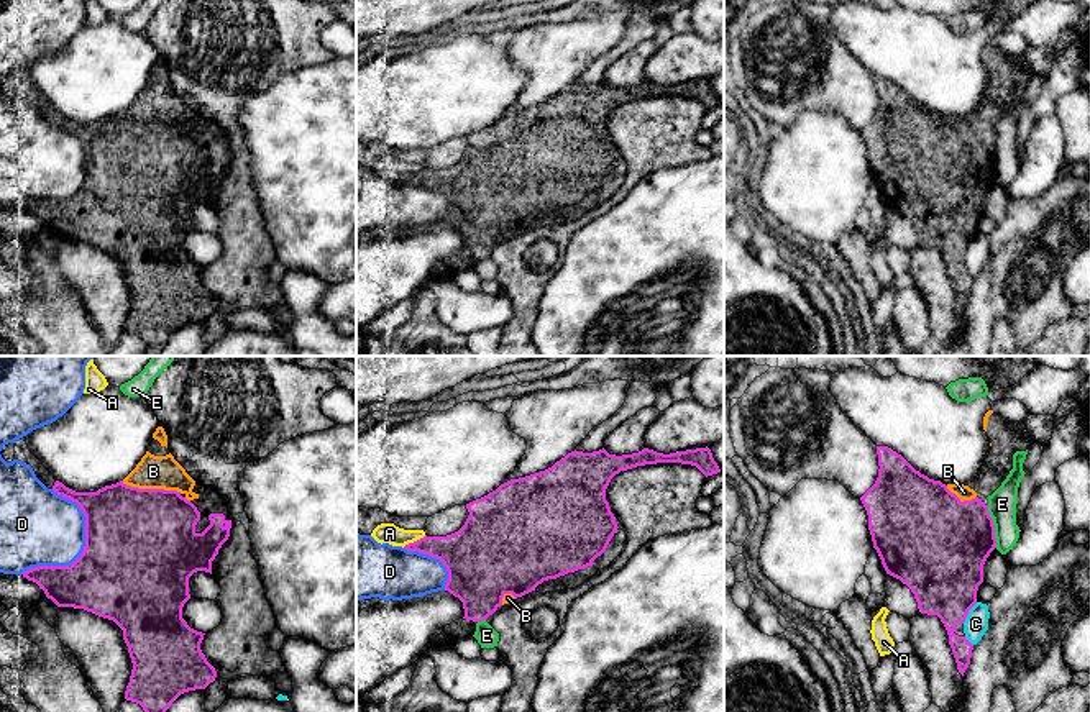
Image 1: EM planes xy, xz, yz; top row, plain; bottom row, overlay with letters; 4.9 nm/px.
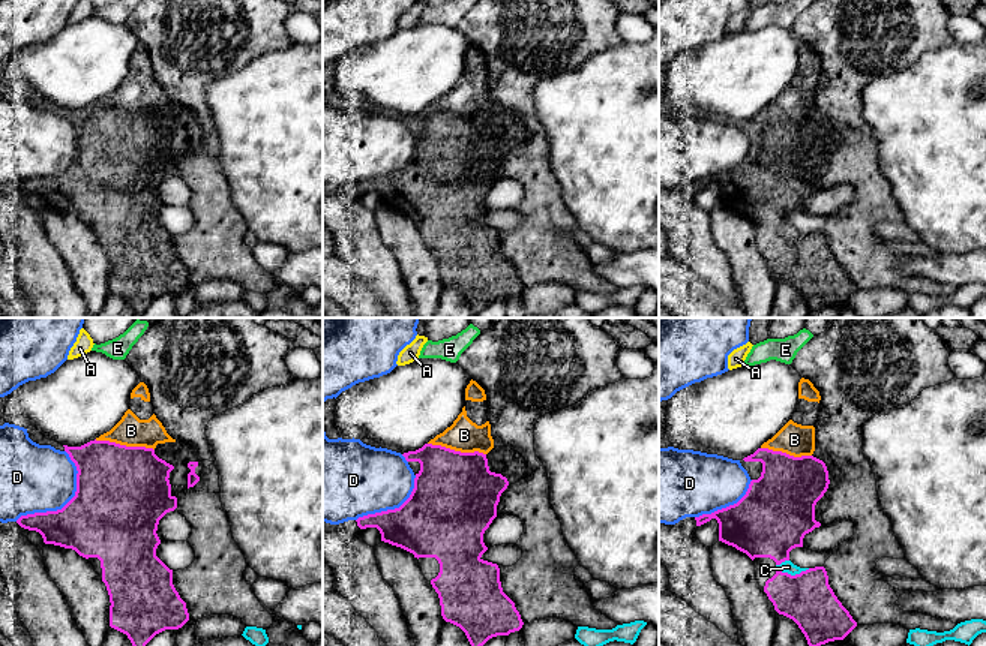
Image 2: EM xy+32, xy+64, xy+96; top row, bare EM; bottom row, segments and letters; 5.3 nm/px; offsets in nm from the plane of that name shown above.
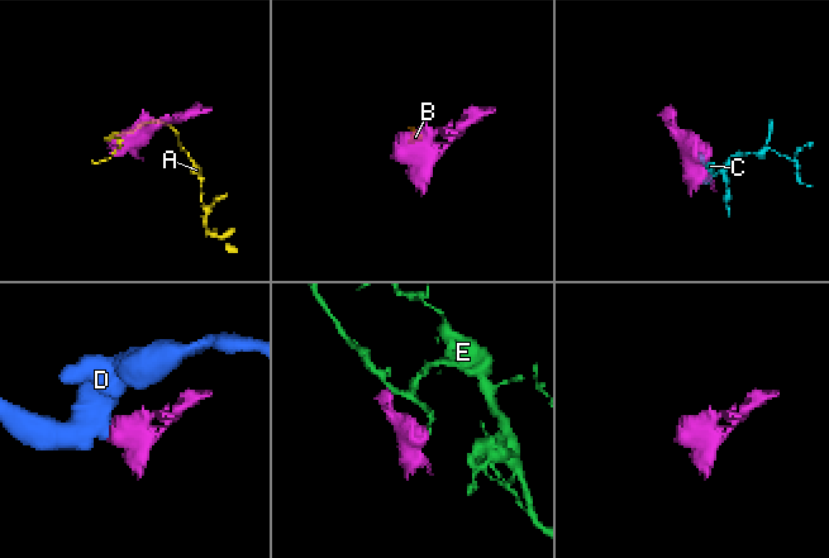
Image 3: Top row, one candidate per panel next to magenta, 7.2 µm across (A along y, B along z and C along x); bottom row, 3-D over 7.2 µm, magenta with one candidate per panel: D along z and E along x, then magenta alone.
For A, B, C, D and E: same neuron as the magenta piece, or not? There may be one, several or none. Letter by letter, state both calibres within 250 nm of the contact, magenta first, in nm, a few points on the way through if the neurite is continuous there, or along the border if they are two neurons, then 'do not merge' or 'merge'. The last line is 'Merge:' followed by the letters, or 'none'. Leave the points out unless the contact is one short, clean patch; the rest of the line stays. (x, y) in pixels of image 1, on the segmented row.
A: 220 nm thick on the magenta side, 100 nm on the other; do not merge
B: 500 nm thick on the magenta side, 160 nm on the other; merge
C: 380 nm thick on the magenta side, 120 nm on the other; do not merge
D: 500 nm thick on the magenta side, 380 nm on the other; do not merge
E: 420 nm thick on the magenta side, 140 nm on the other; border along yz (987, 506), (995, 530), (995, 547); do not merge
Merge: B

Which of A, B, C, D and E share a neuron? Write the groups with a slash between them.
A / B / C / D / E

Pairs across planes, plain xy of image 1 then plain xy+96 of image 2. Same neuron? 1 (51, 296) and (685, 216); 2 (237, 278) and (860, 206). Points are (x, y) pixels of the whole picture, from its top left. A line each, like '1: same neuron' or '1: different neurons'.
1: same neuron
2: same neuron

